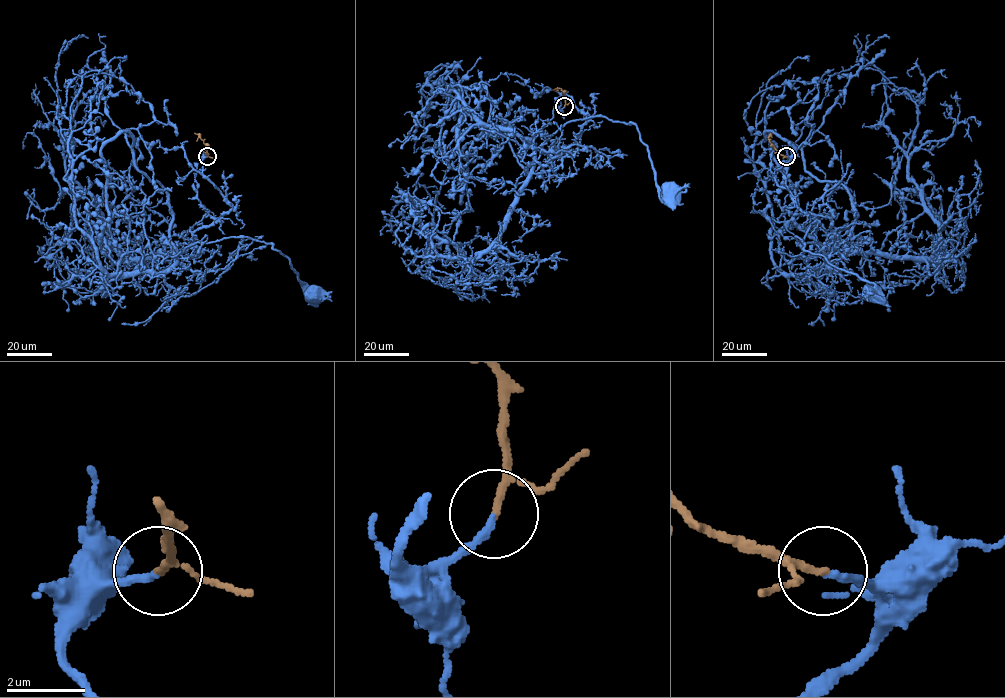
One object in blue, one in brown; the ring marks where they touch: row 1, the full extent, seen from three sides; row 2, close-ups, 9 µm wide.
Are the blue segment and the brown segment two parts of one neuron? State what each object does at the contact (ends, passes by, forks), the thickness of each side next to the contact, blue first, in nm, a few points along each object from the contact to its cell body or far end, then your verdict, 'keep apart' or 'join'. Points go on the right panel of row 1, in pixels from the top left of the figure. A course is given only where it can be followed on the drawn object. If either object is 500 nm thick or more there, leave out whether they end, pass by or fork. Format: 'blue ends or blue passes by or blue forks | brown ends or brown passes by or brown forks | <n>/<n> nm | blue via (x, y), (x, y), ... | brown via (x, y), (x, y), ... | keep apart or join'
blue ends | brown passes by | 180/140 nm | blue via (786, 156), (775, 182), (803, 211), (828, 216), (853, 254), (796, 236), (804, 249), (872, 282), (869, 293) | brown via (786, 156), (772, 146), (770, 133) | join

